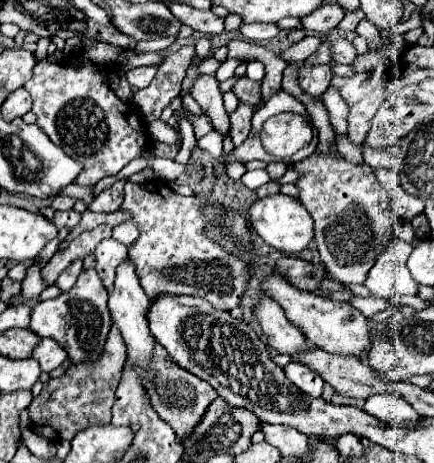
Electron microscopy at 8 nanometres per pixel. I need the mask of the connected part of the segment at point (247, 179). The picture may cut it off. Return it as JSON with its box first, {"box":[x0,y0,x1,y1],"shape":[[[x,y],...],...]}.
{"box":[241,170,271,190],"shape":[[[253,170],[253,172],[245,172],[243,174],[243,178],[241,178],[241,182],[247,186],[247,188],[251,188],[251,190],[255,190],[255,188],[261,188],[263,184],[267,184],[271,178],[269,178],[269,174],[265,172],[265,170]]]}

